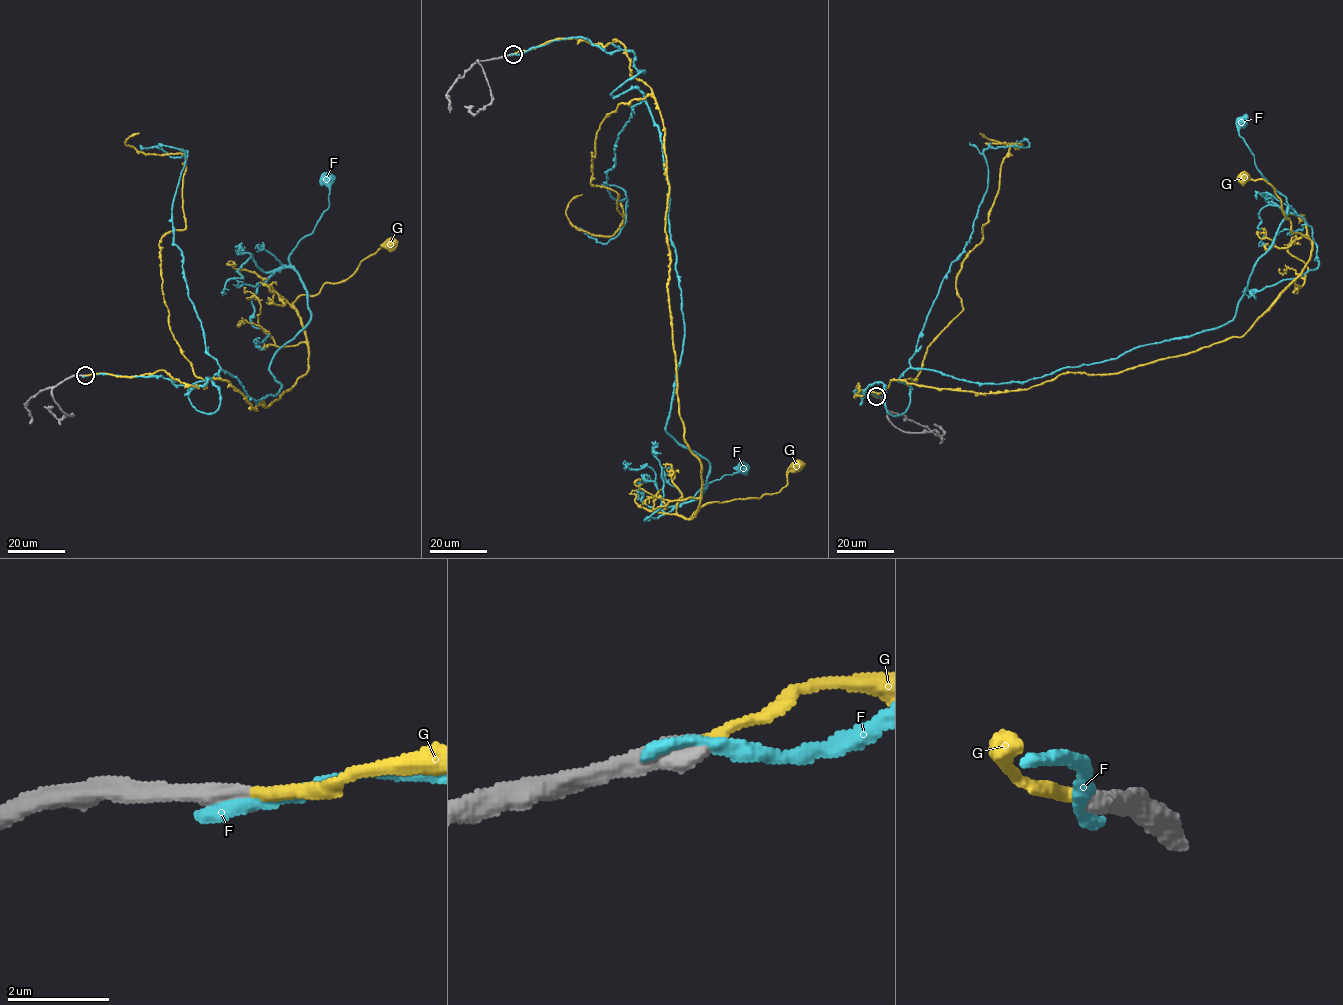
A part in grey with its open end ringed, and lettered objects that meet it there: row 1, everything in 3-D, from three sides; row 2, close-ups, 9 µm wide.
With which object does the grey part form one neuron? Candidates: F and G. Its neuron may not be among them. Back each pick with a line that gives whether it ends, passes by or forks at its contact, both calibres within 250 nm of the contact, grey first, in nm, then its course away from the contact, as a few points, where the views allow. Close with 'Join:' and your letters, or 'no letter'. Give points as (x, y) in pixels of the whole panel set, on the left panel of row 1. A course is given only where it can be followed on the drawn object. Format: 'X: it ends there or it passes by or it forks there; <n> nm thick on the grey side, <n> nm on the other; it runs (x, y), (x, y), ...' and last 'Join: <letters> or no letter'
G: it ends there; 480 nm thick on the grey side, 200 nm on the other; it runs (85, 375), (164, 370), (204, 388), (223, 379), (266, 407), (307, 371), (296, 300), (390, 246)
Join: G

